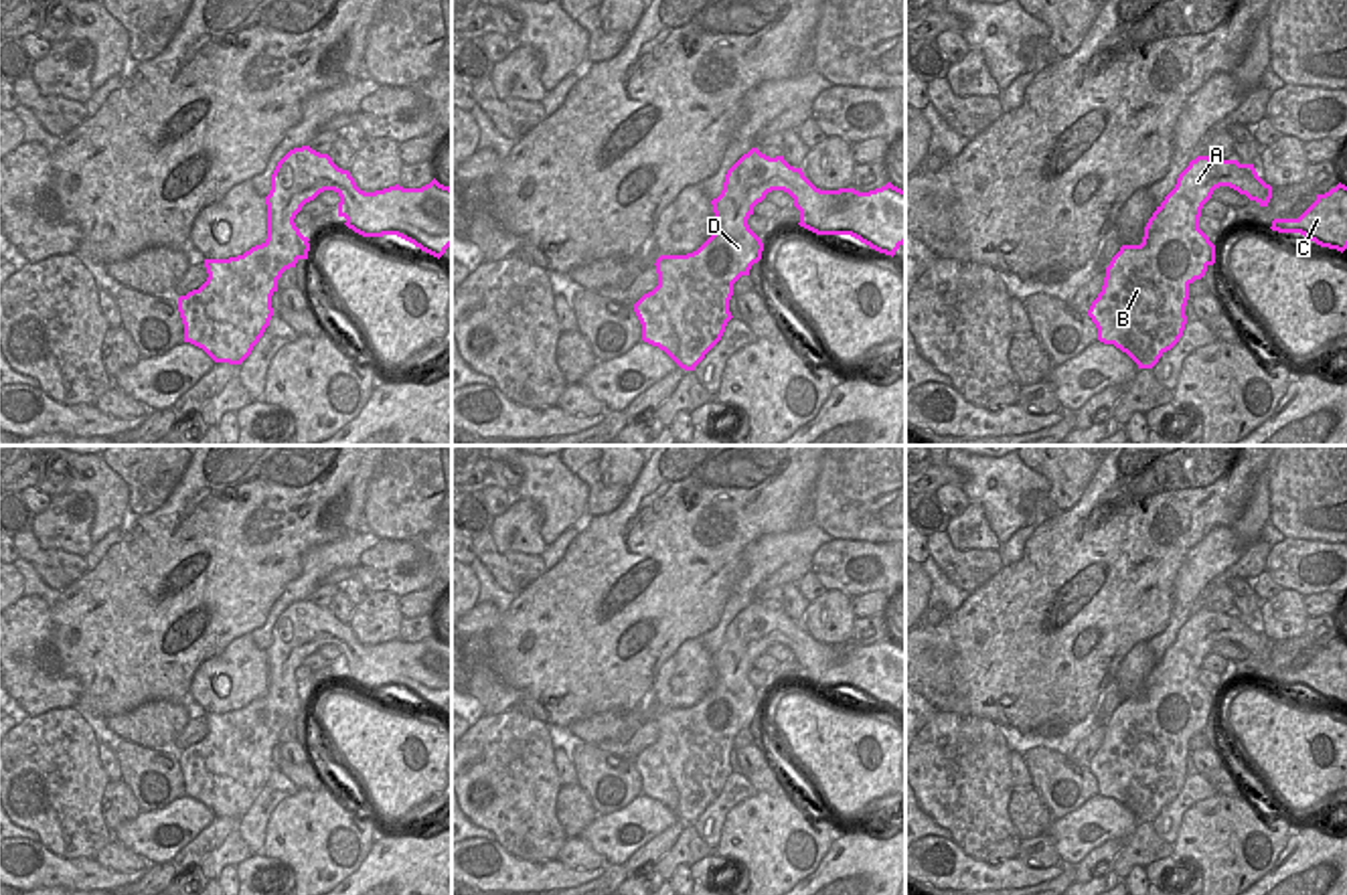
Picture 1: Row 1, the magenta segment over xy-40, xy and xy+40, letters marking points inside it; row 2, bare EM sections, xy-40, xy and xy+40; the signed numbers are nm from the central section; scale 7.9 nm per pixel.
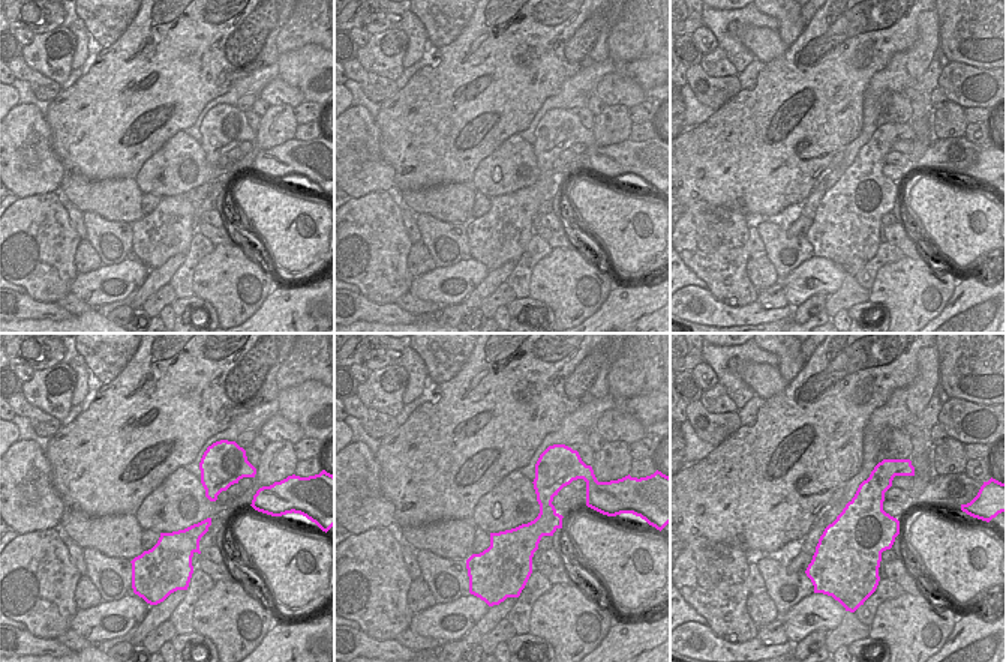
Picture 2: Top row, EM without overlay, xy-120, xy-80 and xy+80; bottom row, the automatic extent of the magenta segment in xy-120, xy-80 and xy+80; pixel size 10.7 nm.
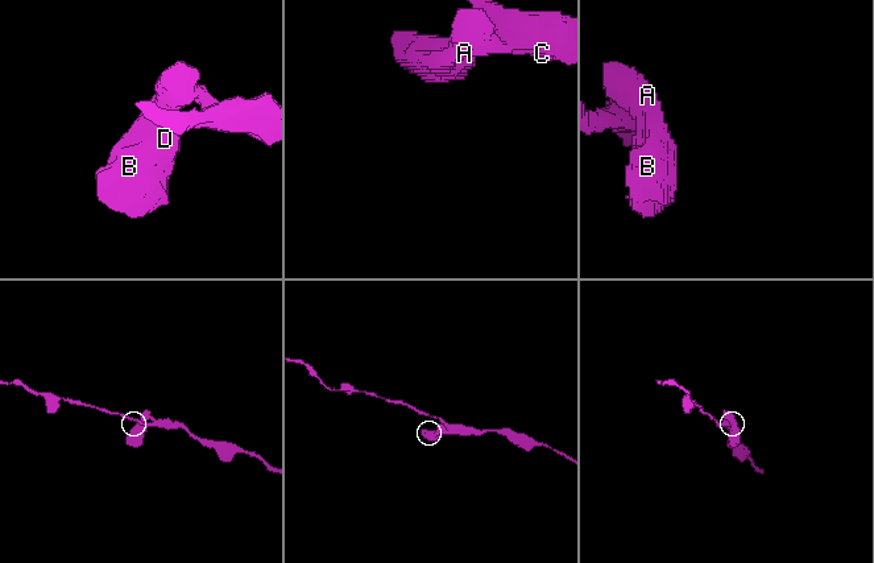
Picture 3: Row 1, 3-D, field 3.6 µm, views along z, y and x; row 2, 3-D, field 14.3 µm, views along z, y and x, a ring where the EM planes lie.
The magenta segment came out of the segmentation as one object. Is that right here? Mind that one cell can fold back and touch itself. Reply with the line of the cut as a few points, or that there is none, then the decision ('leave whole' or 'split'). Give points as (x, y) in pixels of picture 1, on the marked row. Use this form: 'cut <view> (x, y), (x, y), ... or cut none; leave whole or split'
cut none; leave whole

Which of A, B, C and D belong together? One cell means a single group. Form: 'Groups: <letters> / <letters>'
Groups: A B C D

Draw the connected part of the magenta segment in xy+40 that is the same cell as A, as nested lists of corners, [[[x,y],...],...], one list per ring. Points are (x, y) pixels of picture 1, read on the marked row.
[[[1197,156],[1157,207],[1140,245],[1122,245],[1106,267],[1102,292],[1088,316],[1098,340],[1153,369],[1183,336],[1189,286],[1215,263],[1215,245],[1199,229],[1213,190],[1230,186],[1268,207],[1272,186],[1254,164]]]

